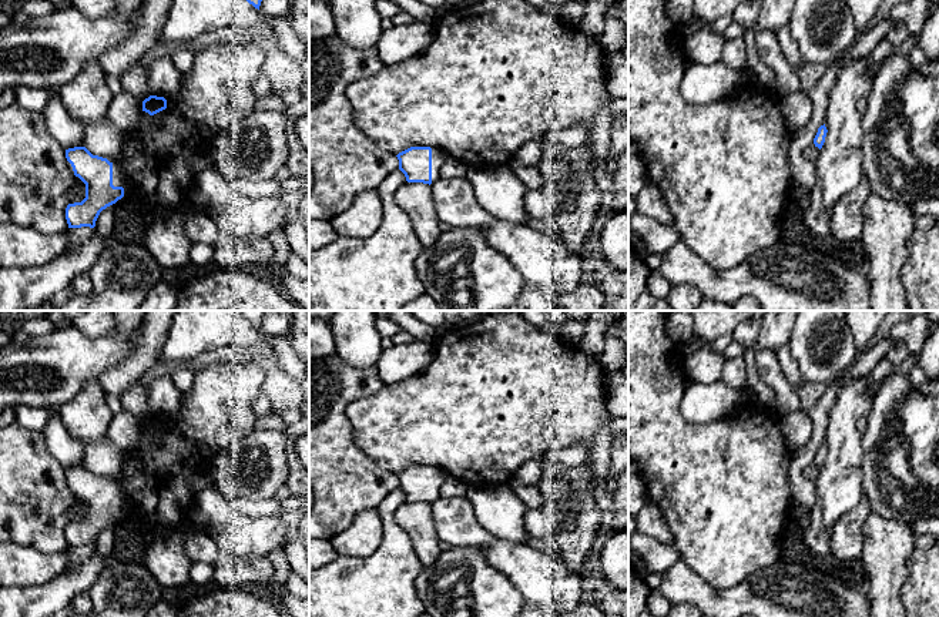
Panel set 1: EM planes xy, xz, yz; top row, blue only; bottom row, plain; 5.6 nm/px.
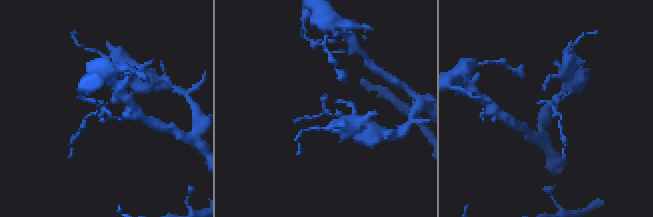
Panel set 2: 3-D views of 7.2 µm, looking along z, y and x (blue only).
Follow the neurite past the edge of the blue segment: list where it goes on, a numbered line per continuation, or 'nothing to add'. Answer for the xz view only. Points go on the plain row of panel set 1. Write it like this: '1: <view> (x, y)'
1: xz (438, 476)

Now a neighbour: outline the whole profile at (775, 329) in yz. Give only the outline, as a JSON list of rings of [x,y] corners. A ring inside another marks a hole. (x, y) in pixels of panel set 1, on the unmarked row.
[[[767,311],[761,319],[755,349],[778,349],[788,343],[799,311]]]

